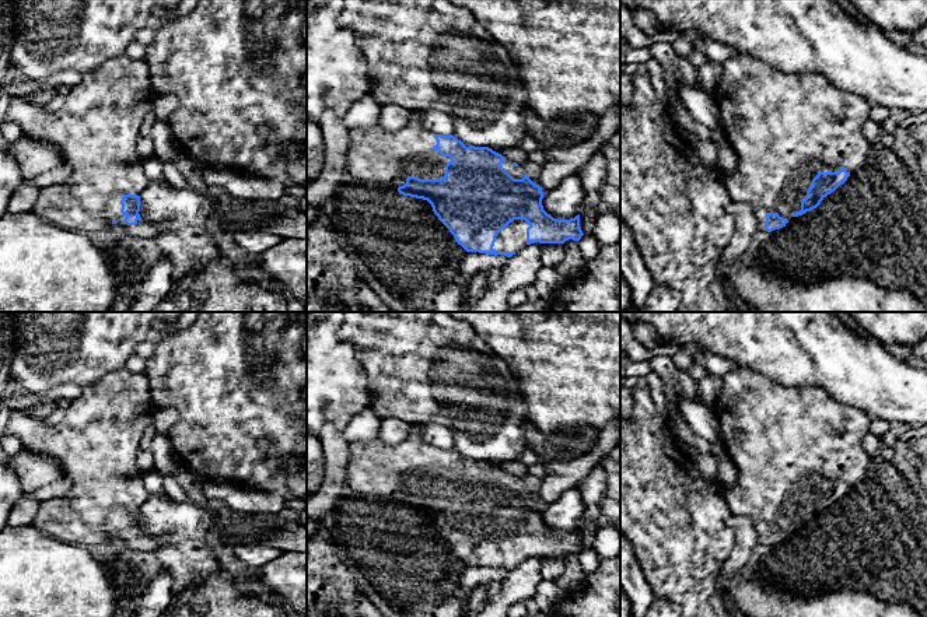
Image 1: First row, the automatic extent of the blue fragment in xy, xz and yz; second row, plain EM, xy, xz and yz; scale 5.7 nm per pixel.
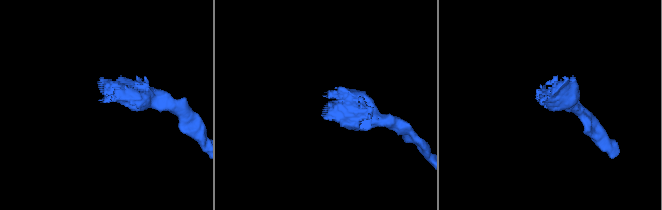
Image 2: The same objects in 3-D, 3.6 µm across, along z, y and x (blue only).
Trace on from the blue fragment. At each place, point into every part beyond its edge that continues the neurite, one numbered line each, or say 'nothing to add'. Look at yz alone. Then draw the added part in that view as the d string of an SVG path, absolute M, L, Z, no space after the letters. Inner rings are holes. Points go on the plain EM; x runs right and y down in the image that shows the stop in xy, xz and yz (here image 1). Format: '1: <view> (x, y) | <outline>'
1: yz (786, 441) | M738 368L723 376L723 390L713 410L720 421L720 439L739 469L738 484L724 490L730 516L749 518L762 541L767 526L791 533L801 523L801 515L819 485L839 485L842 480L850 487L857 485L874 466L861 442L870 432L872 418L853 406L836 402L822 389L784 386L746 368Z

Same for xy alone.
1: xy (97, 444) | M120 369L83 388L70 402L64 420L56 425L46 424L28 411L11 409L4 432L18 437L25 451L56 459L70 483L64 495L41 502L32 525L53 539L85 548L104 546L105 537L116 533L116 537L130 547L155 551L154 539L141 532L136 539L127 539L123 534L126 529L120 526L122 511L139 509L150 497L136 458L141 435L153 423L155 407L147 376Z

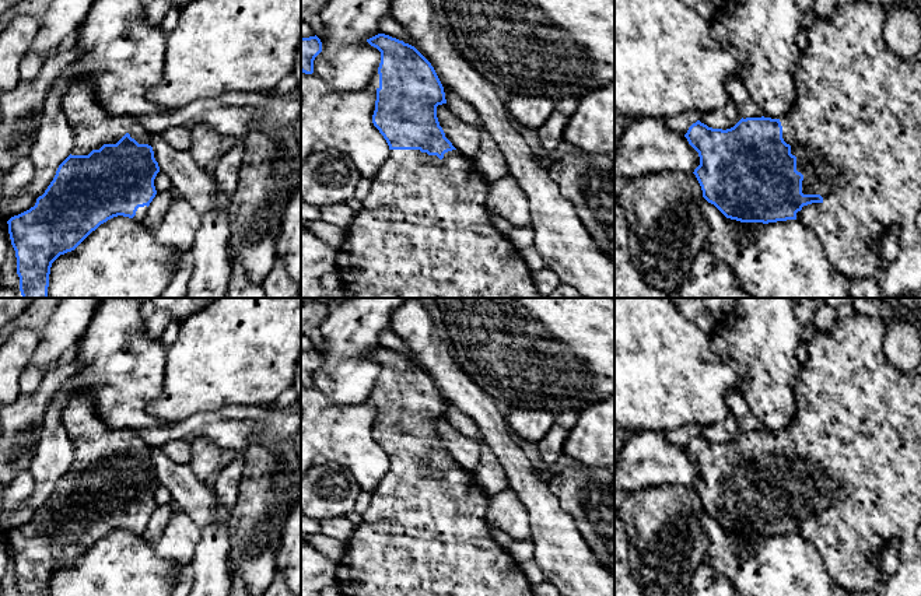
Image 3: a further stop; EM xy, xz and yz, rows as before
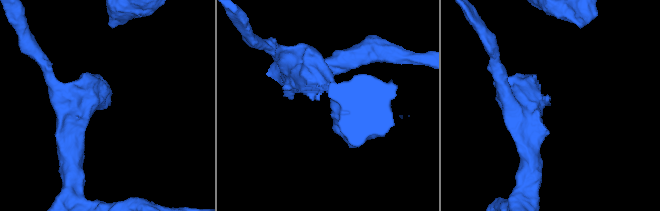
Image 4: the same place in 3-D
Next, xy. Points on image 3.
1: xy (93, 440) | M77 390L69 399L62 421L74 445L71 469L88 469L104 457L116 457L126 446L139 457L151 459L153 446L137 431L111 428L102 423L88 390Z

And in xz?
1: xz (424, 533) | M389 463L339 561L336 586L342 596L533 596L519 564L490 534L487 502L486 491L458 463L442 473L420 463Z

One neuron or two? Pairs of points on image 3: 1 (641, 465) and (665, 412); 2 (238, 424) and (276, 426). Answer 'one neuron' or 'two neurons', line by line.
1: two neurons
2: one neuron

